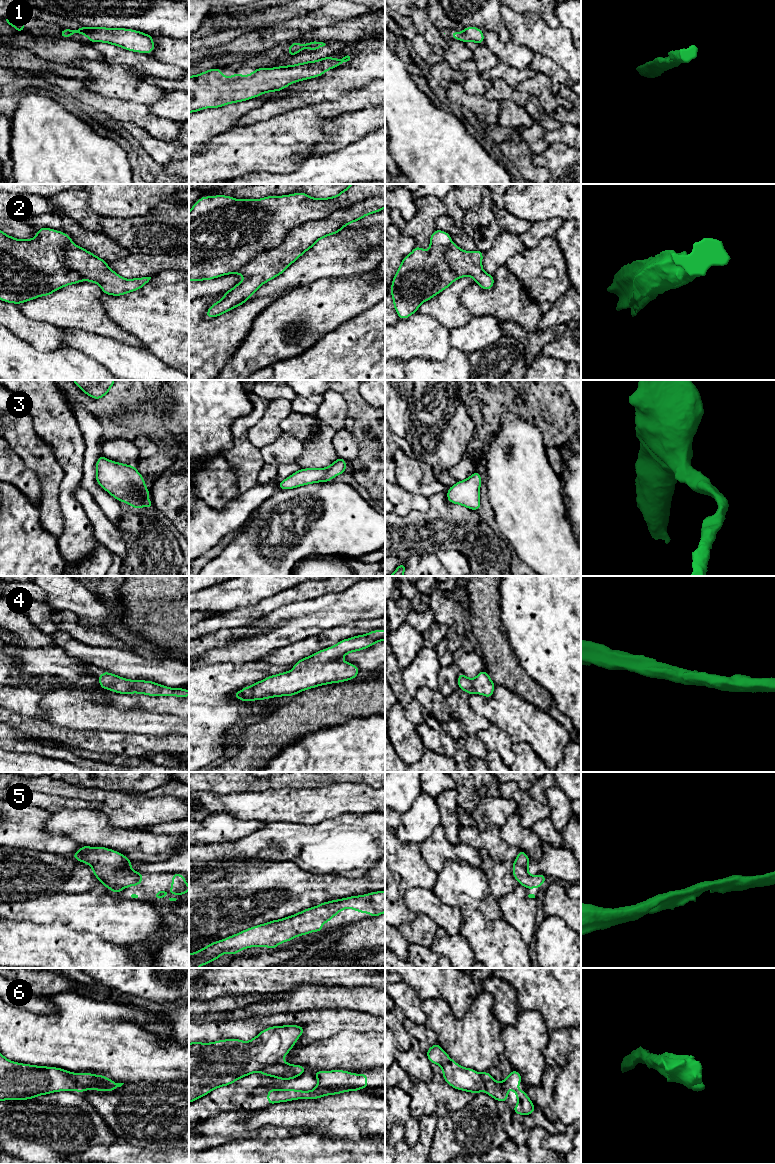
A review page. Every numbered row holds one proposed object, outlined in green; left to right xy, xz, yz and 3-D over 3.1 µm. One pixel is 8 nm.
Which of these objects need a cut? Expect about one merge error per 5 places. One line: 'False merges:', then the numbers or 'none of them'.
False merges: 2, 6

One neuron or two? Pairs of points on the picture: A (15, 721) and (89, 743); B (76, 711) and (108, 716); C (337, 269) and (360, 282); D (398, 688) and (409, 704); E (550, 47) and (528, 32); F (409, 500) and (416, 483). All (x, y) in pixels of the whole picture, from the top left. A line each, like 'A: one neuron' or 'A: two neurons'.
A: one neuron
B: one neuron
C: two neurons
D: one neuron
E: one neuron
F: two neurons

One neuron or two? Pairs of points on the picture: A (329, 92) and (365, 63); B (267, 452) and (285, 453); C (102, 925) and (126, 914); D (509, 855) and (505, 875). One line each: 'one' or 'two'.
A: one
B: one
C: one
D: two

